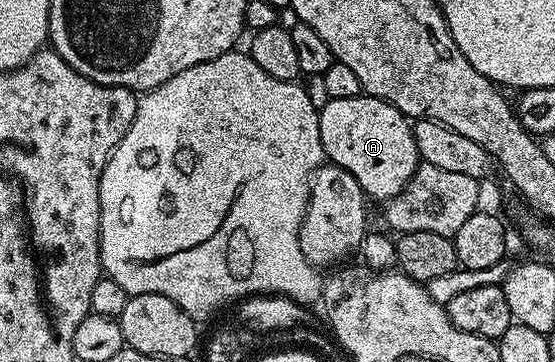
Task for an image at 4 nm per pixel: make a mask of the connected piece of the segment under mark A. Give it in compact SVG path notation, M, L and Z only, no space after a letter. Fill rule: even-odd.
M373 95L330 99L320 108L319 133L326 160L341 166L359 183L370 200L394 199L419 165L413 123L395 105Z

